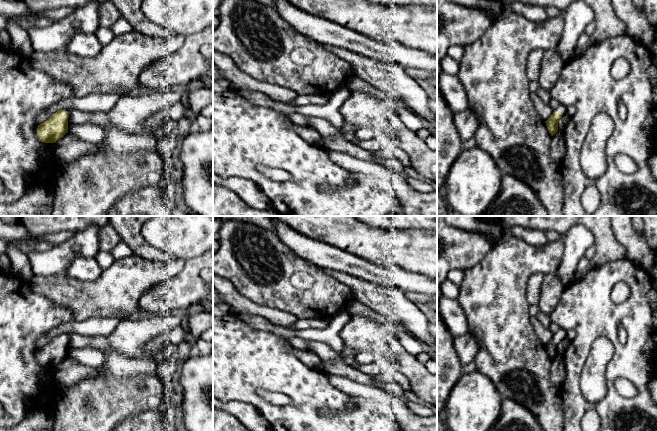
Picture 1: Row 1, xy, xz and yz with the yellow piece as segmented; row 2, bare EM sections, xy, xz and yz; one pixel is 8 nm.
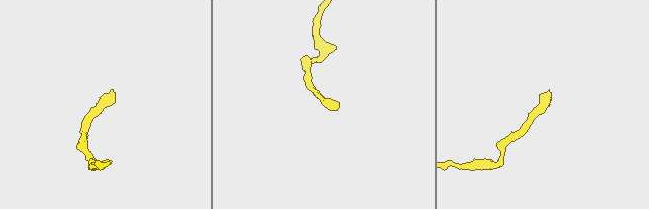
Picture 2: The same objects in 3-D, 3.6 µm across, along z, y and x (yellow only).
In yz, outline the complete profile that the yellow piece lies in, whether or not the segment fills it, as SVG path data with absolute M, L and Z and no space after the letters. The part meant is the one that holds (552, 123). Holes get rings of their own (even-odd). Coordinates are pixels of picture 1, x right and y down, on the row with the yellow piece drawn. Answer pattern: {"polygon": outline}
{"polygon": "M559 104L558 107L554 109L554 112L551 115L551 117L547 121L545 121L546 126L551 136L557 133L558 121L562 117L562 115L566 112L566 108L567 108L566 106Z"}

